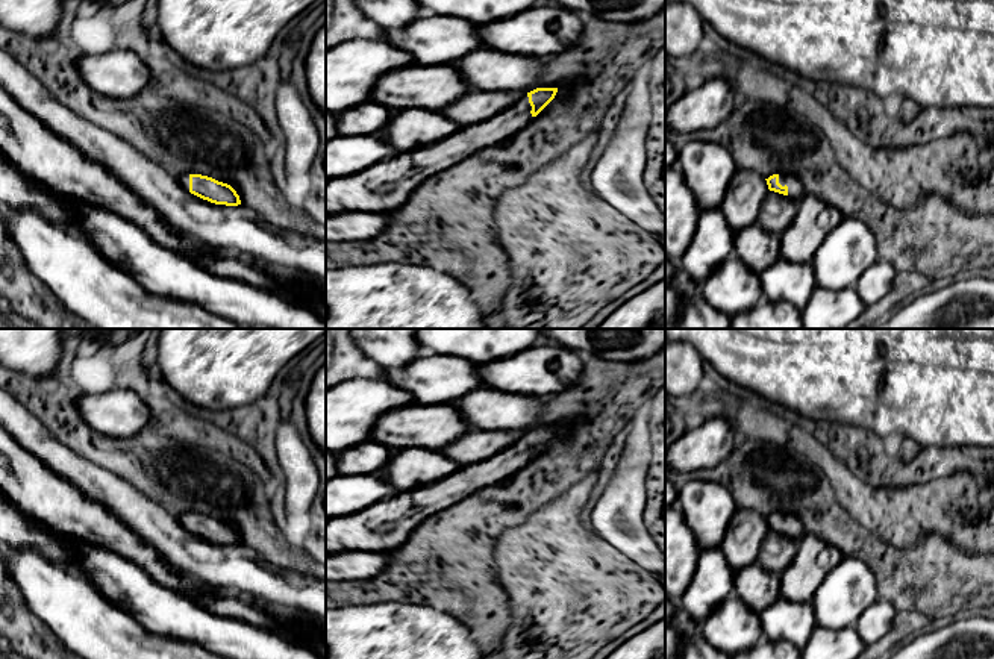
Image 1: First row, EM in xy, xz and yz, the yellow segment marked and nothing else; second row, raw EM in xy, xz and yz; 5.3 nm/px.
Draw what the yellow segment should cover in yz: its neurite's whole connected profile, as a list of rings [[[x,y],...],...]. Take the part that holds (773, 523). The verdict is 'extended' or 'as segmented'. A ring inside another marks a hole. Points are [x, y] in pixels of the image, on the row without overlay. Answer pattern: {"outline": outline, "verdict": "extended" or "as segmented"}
{"outline": [[[773,514],[765,520],[770,530],[788,535],[791,539],[800,539],[803,535],[802,523],[792,514]]], "verdict": "extended"}

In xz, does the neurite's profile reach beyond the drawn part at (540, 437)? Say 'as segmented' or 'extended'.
extended

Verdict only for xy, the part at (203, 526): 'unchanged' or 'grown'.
grown

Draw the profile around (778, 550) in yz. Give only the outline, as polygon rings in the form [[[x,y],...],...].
[[[768,530],[758,551],[756,562],[770,574],[780,576],[796,557],[799,539]]]

